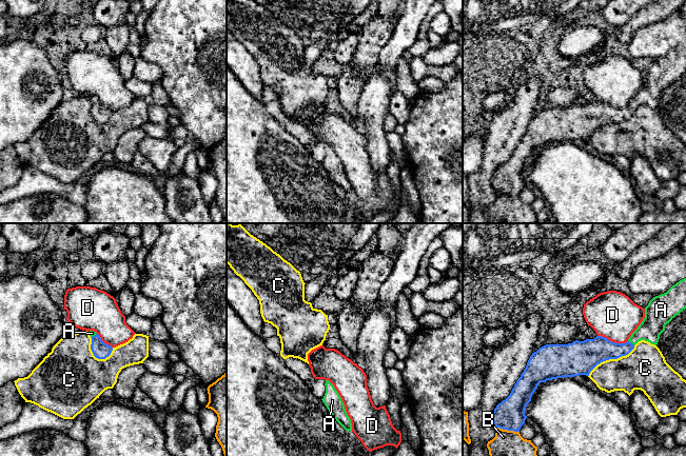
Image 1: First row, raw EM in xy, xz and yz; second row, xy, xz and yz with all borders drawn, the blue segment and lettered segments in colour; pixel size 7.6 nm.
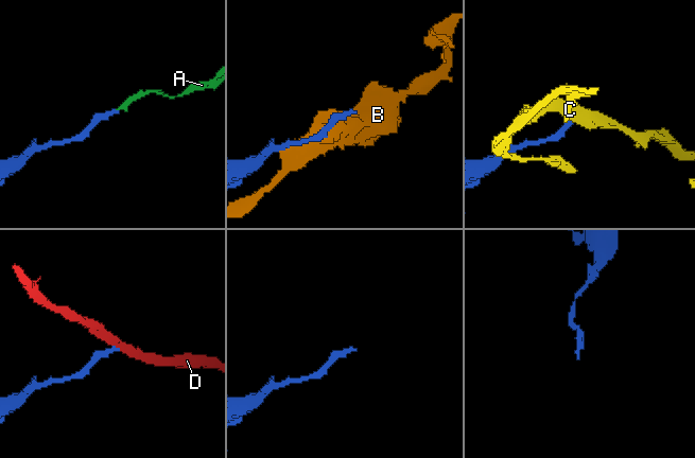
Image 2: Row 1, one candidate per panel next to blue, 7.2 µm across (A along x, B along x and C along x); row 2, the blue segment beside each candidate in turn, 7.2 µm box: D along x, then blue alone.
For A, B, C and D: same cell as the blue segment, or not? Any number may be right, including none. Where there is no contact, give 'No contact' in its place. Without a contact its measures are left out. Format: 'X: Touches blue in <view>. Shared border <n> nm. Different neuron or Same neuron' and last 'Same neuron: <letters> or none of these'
A: Touches blue in yz. Shared border 70 nm. Same neuron
B: Touches blue in yz. Shared border 180 nm. Different neuron
C: Touches blue in yz. Shared border 420 nm. Different neuron
D: Touches blue in yz. Shared border 240 nm. Different neuron
Same neuron: A

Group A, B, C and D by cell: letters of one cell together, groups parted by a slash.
A / B / C / D

